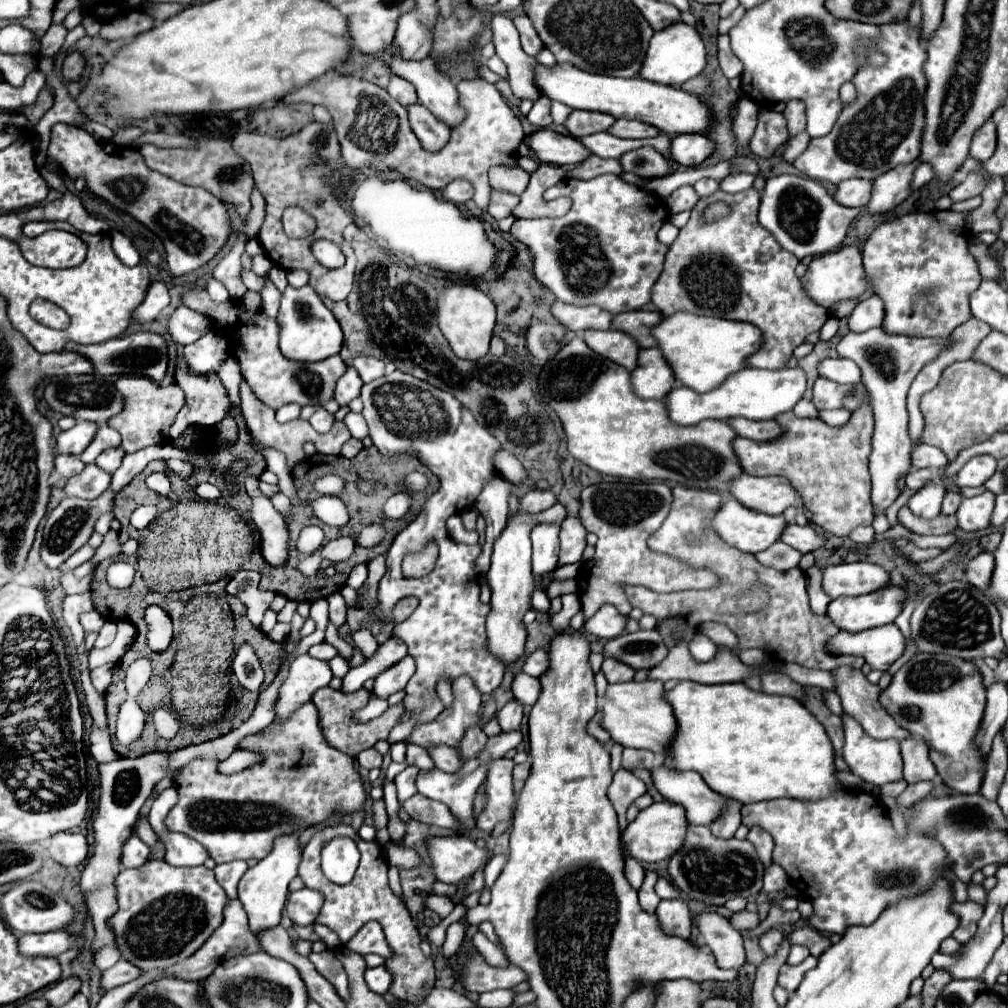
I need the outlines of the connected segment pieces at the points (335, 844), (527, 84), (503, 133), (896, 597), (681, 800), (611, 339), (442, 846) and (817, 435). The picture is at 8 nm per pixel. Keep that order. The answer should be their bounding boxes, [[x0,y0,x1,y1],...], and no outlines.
[[322,837,360,885],[492,15,540,101],[284,73,524,211],[826,585,906,631],[650,765,724,825],[582,329,638,371],[428,835,488,883],[732,403,874,537]]

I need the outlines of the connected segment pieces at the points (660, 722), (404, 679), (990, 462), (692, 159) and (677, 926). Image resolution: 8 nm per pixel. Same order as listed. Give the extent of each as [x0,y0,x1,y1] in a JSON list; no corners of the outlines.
[[602,681,676,761],[374,655,416,697],[954,455,996,487],[670,135,714,167],[656,899,692,939]]

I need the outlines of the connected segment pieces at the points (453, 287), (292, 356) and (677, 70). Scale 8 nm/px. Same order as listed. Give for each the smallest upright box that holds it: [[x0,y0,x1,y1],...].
[[438,281,496,359],[276,285,344,363],[638,21,706,87]]

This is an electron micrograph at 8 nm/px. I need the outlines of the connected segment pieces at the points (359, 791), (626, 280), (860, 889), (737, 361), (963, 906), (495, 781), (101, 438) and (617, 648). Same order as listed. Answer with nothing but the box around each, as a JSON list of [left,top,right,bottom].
[[164,701,366,863],[510,173,668,315],[742,789,946,935],[652,311,762,393],[952,901,984,943],[476,757,514,833],[80,425,120,463],[602,629,668,669]]

